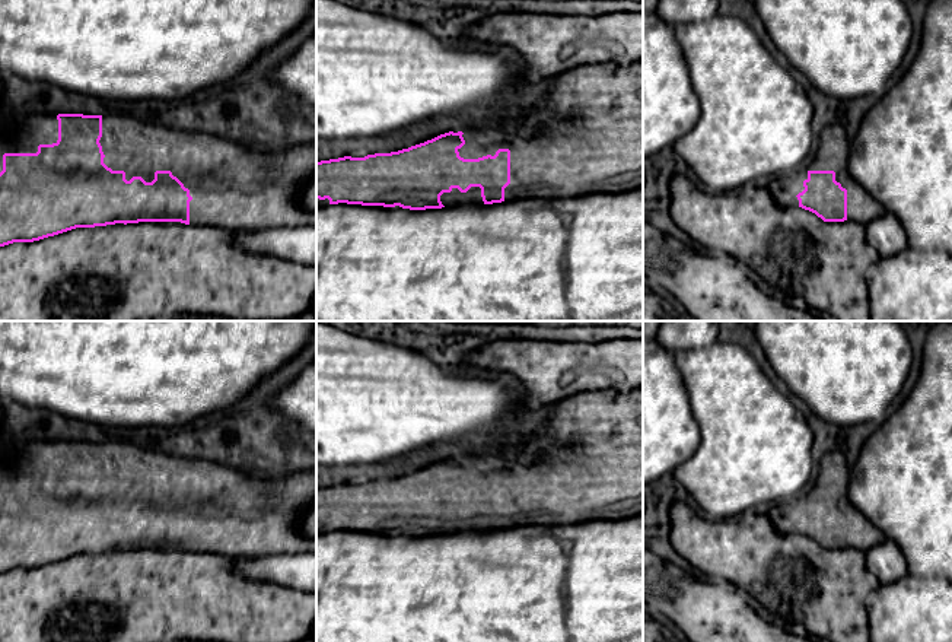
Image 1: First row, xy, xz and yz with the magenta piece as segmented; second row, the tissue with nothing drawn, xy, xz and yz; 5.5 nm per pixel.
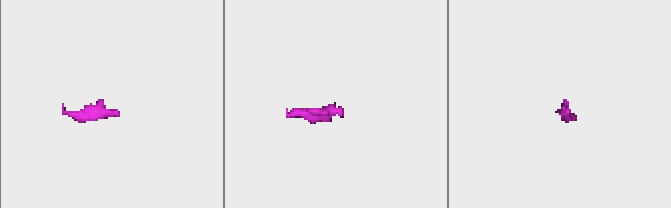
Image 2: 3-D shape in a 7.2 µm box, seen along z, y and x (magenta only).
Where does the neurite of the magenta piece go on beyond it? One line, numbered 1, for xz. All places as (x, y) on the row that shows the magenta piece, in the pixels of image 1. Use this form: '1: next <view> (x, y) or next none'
1: next xz (608, 156)

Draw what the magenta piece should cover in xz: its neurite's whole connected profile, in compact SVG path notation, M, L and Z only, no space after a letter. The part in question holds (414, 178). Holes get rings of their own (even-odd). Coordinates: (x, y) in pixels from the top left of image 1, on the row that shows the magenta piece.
M580 117L574 121L574 134L567 136L574 159L567 166L577 172L576 178L558 178L554 166L518 166L509 149L499 149L494 156L464 159L458 152L465 144L462 134L449 131L398 152L316 162L316 209L347 203L426 210L518 198L620 194L643 187L643 123L617 123L614 117Z

